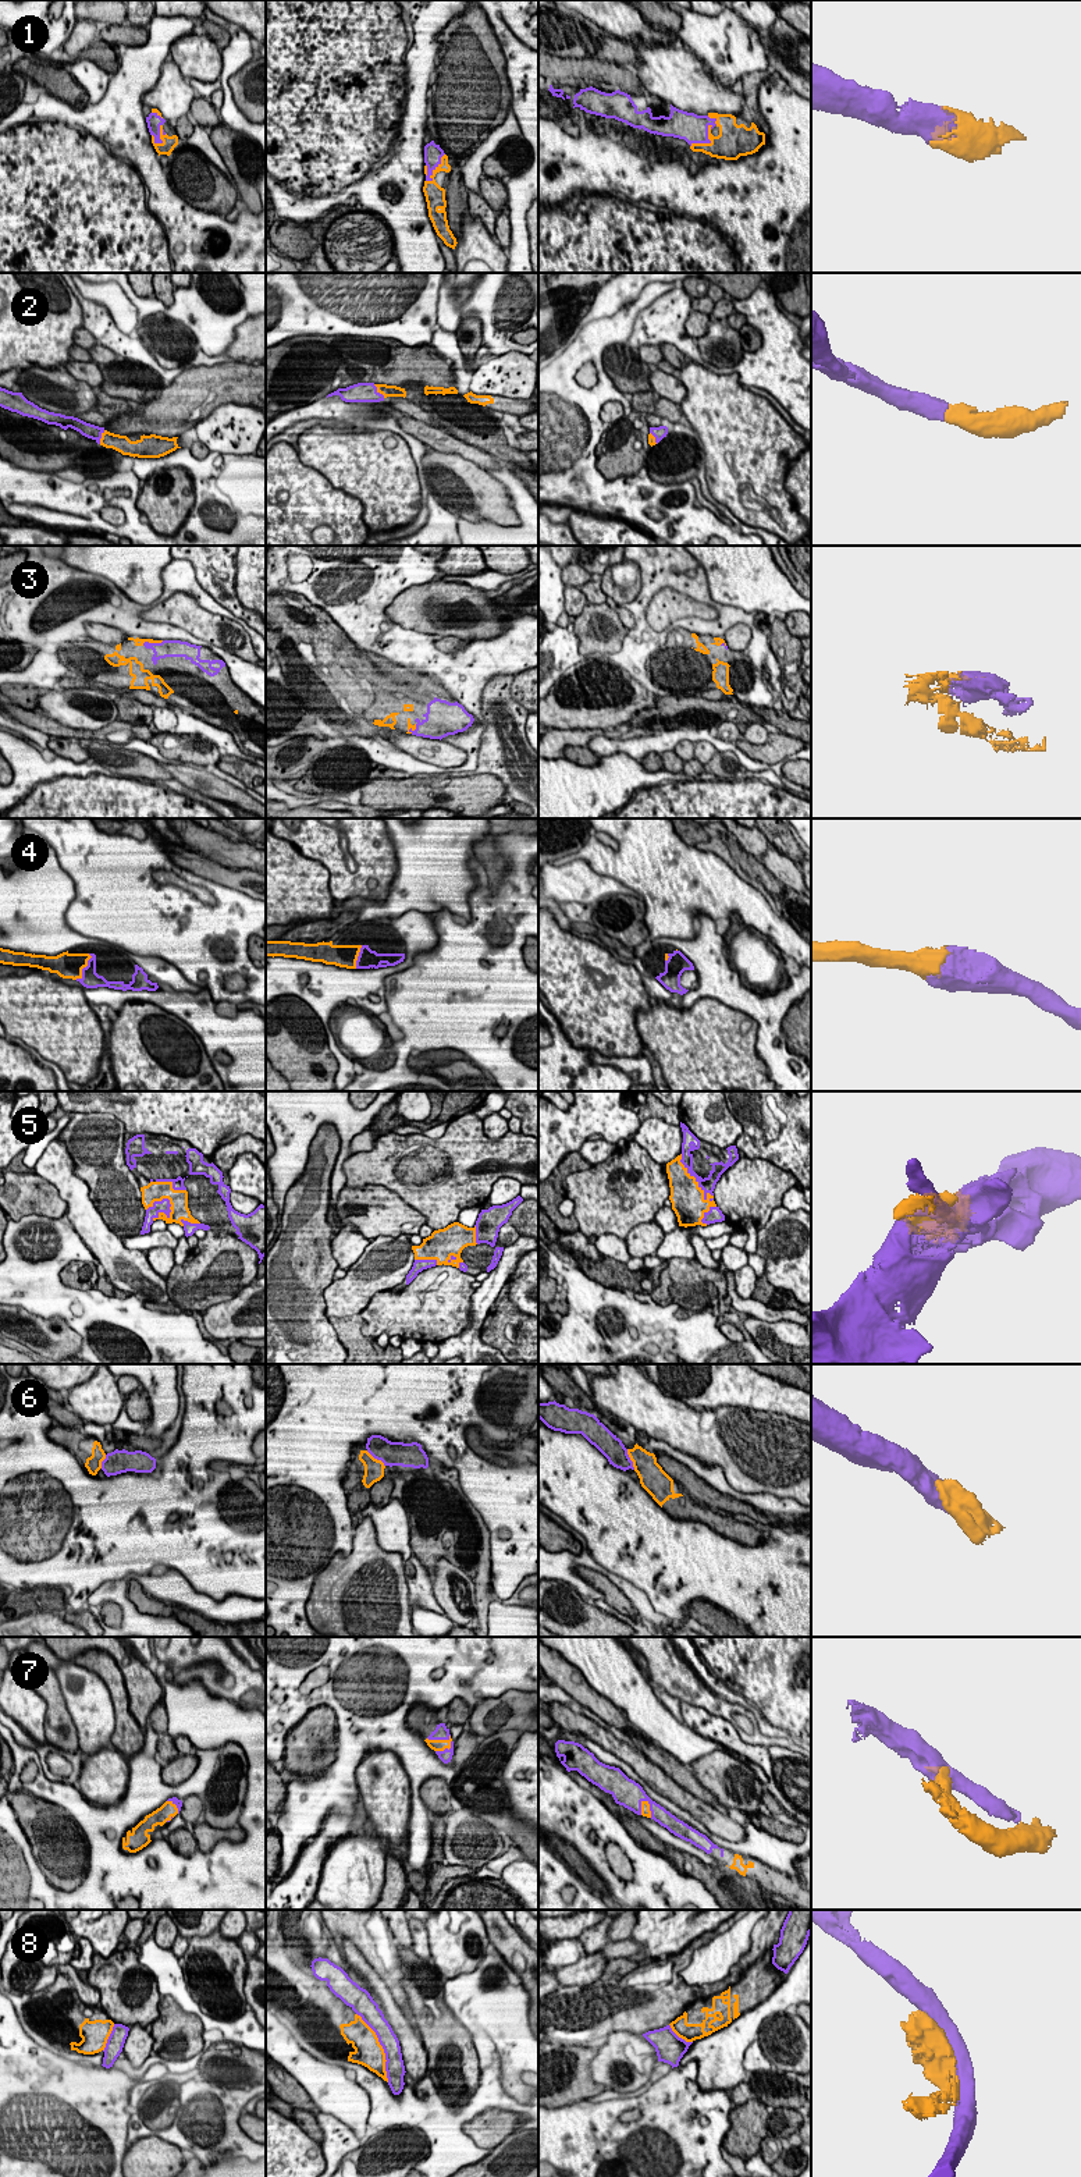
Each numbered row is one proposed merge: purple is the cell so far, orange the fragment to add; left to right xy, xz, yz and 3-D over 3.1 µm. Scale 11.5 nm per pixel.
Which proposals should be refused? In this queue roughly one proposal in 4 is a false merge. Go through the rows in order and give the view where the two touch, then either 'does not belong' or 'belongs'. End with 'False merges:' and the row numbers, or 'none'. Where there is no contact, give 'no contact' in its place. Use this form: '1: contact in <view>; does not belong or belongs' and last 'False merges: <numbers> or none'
1: contact in xz; belongs
2: contact in xz; belongs
3: contact in xy; belongs
4: contact in xy; belongs
5: contact in yz; belongs
6: contact in yz; does not belong
7: contact in xz; belongs
8: contact in xz; does not belong
False merges: 6, 8

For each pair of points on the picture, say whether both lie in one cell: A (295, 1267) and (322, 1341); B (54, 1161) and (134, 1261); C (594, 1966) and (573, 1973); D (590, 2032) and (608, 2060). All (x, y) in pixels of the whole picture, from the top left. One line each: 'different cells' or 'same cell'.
A: same cell
B: same cell
C: same cell
D: different cells

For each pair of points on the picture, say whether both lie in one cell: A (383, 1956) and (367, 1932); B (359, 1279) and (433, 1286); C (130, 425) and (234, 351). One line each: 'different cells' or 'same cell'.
A: same cell
B: different cells
C: different cells

